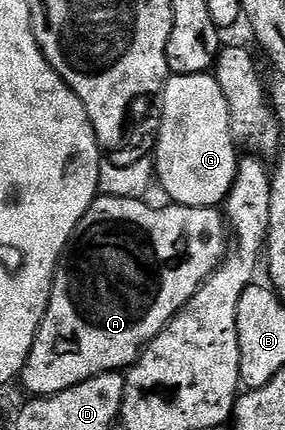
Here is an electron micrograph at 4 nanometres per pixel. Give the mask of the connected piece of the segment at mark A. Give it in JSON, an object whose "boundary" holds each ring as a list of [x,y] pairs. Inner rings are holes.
{"boundary":[[[101,195],[86,210],[60,257],[48,309],[18,377],[29,397],[53,396],[98,374],[131,368],[149,342],[184,309],[208,275],[224,261],[228,232],[220,208],[191,208],[173,203],[167,207],[151,208],[143,199]]]}

